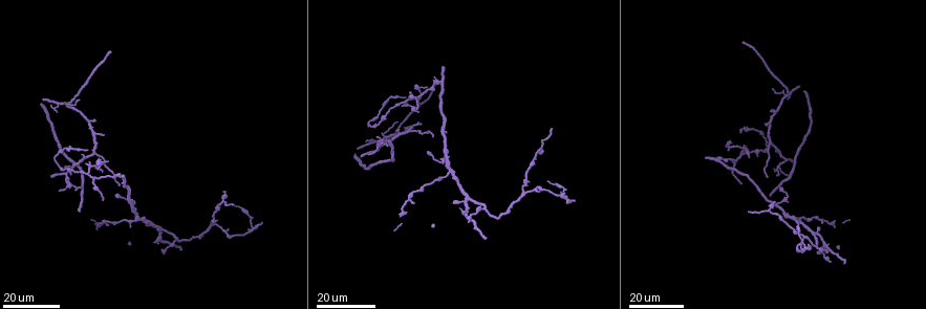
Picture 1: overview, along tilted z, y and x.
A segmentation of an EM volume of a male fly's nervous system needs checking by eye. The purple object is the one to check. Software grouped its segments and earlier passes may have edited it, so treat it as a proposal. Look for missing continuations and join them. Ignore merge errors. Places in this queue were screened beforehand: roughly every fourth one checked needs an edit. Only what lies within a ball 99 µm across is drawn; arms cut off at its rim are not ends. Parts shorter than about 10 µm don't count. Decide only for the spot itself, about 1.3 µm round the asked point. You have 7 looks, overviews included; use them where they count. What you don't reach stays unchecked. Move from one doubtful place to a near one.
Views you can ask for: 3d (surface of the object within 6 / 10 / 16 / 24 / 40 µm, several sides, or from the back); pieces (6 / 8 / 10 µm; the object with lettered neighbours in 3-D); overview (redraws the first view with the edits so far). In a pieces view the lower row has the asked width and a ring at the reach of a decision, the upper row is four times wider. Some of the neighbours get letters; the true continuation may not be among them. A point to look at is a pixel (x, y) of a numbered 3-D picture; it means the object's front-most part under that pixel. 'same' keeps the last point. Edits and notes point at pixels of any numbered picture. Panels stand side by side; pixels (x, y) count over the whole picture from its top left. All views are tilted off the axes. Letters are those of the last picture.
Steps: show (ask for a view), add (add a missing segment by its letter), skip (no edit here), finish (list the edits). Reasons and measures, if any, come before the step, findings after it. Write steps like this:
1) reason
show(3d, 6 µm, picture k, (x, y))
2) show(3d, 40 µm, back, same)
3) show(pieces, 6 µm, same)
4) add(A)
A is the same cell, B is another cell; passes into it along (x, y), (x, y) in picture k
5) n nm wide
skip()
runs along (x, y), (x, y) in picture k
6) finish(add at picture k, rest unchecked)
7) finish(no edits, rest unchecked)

tapers out
show(3d, 24 µm, picture 1, (421, 123))

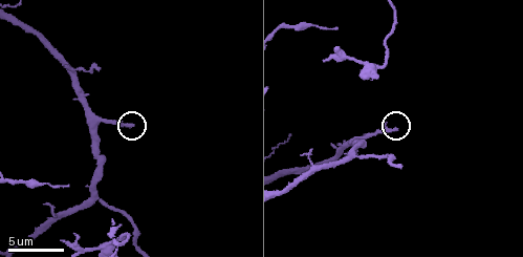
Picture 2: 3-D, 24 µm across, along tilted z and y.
see the neighbours
show(pieces, 6 µm, picture 2, (130, 124))

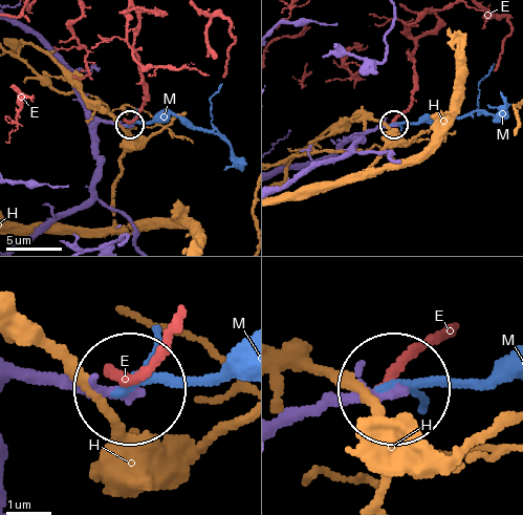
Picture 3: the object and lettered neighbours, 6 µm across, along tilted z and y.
skip()
E, H and M are other cells; runs along (287, 186), (317, 165), (340, 158), (363, 132), (393, 124) in picture 3; none of them fits

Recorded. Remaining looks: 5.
an open end
show(3d, 16 µm, picture 1, (432, 136))

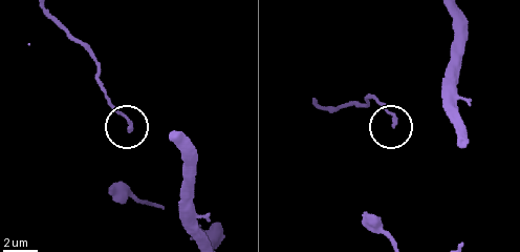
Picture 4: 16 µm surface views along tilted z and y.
show(pieces, 8 µm, picture 4, (131, 132))

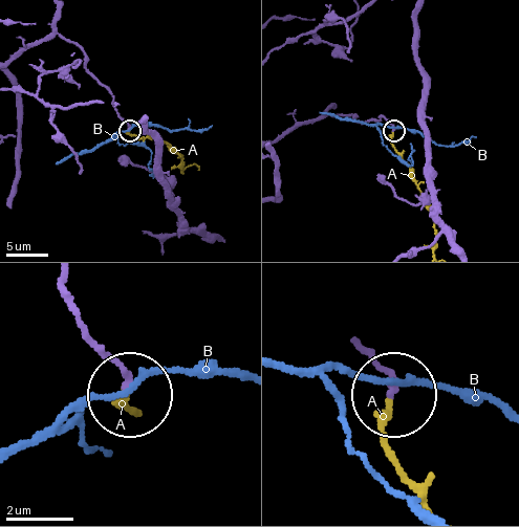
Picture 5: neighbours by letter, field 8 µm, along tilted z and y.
add(A)
A is the same cell, B is another cell; it goes on there

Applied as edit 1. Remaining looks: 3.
show(overview)

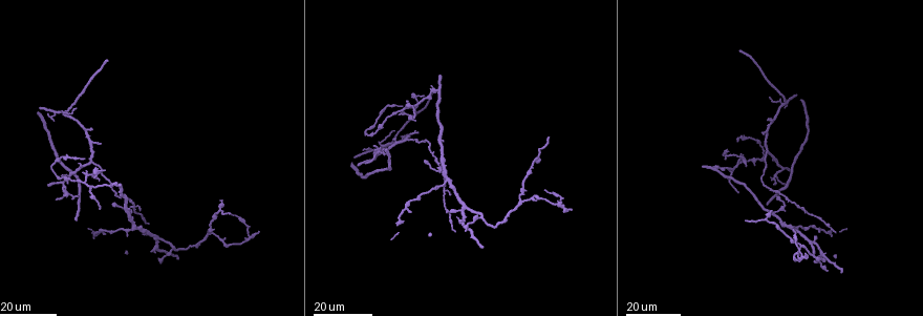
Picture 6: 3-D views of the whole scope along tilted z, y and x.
tapers out
show(3d, 24 µm, picture 6, (231, 212))

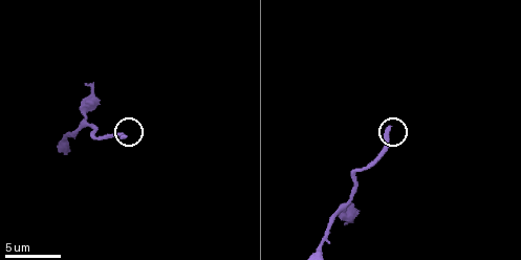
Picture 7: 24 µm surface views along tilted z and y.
show(pieces, 10 µm, picture 7, (390, 127))

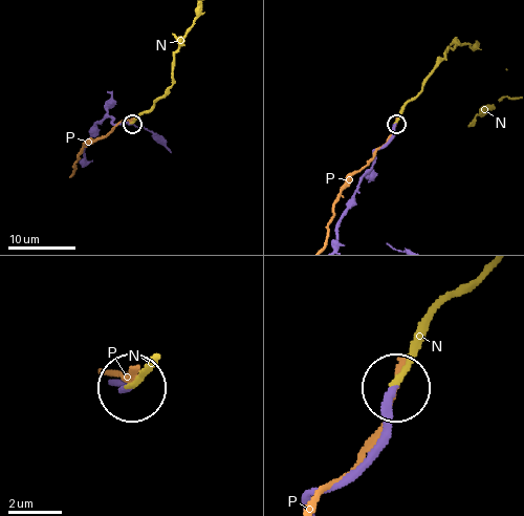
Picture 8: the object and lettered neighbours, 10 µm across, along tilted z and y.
add(N)
N is the same cell, P is another cell; passes into it along (368, 456), (411, 340), (473, 279) in picture 8; it goes on there

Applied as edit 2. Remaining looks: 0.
finish(add at picture 5, add at picture 8, rest unchecked)

